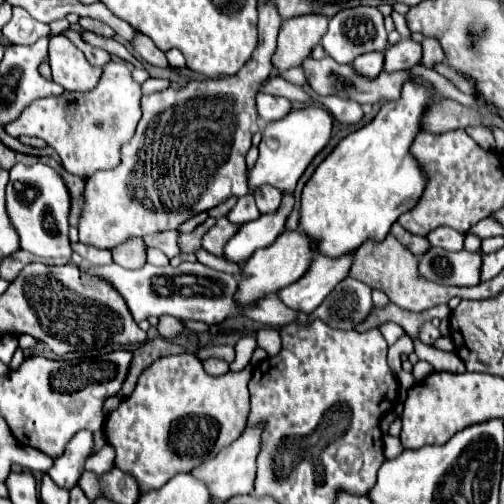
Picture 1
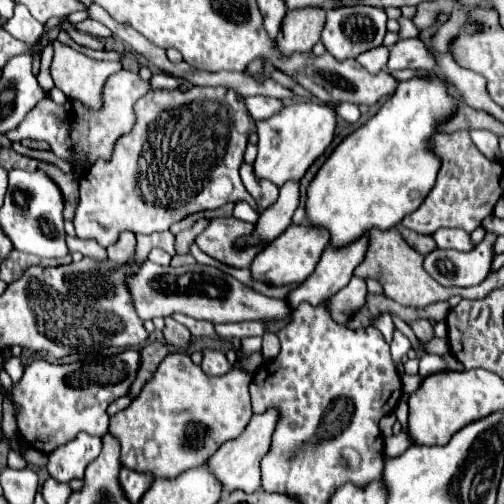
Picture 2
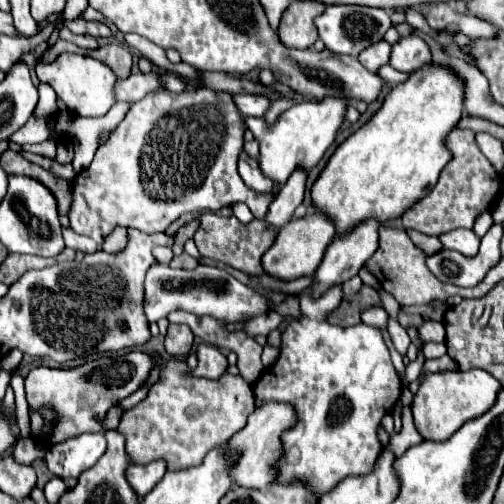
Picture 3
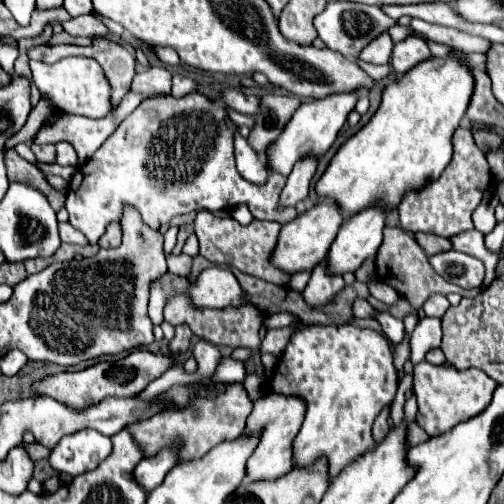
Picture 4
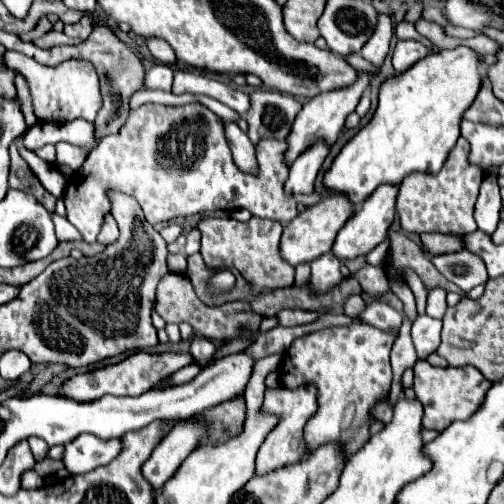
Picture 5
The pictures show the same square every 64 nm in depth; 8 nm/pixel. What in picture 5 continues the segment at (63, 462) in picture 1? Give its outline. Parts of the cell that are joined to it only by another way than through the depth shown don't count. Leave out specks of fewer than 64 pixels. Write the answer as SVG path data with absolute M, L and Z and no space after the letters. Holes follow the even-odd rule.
M82 434L64 446L64 466L70 474L84 474L112 462L120 454L120 438L102 440L92 434Z

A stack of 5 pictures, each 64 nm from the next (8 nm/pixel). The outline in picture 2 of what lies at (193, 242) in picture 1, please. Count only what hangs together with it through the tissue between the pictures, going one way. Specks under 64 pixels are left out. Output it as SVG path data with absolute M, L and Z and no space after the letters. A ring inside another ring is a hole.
M202 218L202 220L194 222L190 228L182 230L182 232L176 236L176 254L186 254L186 252L188 252L188 246L190 246L190 244L194 242L194 238L206 228L206 224L208 224L208 220Z

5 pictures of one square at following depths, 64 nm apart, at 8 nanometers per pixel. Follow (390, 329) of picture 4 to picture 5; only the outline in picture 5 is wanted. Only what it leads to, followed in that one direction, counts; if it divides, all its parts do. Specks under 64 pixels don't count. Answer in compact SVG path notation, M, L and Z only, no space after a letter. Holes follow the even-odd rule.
M374 300L374 302L366 302L366 308L356 316L360 322L364 324L372 324L376 328L382 330L390 330L390 328L400 328L402 324L402 312L394 310L390 304L386 304L384 300Z

